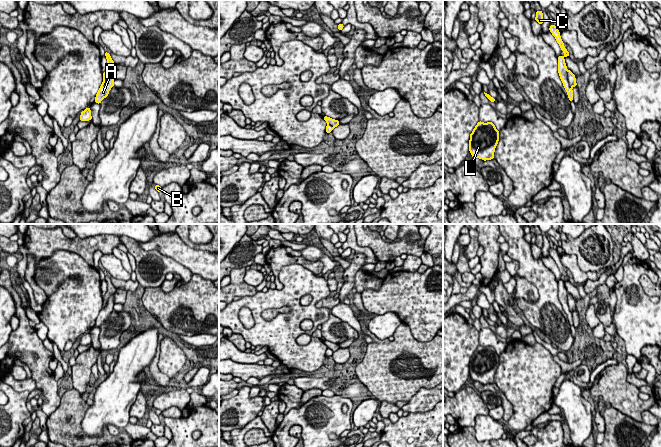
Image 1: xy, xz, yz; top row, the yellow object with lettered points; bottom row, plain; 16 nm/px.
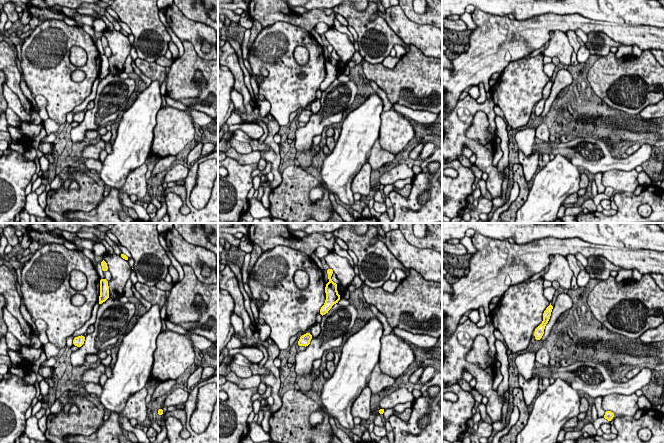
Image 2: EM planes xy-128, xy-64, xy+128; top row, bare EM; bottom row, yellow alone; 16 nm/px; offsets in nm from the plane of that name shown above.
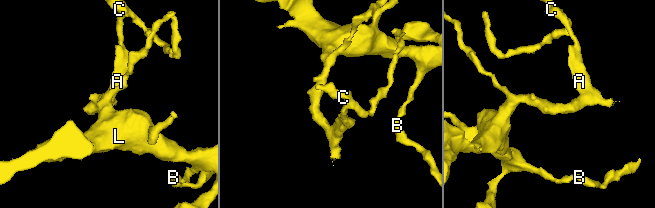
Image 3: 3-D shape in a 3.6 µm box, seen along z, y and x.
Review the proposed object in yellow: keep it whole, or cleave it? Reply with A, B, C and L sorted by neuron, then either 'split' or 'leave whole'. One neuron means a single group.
A B L / C; split

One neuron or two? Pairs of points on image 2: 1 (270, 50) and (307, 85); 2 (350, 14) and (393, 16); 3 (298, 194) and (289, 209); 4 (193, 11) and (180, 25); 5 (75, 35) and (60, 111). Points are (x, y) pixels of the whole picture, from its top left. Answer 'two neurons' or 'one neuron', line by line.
1: one neuron
2: two neurons
3: one neuron
4: two neurons
5: one neuron

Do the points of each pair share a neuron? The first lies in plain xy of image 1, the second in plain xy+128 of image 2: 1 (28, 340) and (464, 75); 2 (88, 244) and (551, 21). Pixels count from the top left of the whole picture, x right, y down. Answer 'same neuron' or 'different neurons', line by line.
1: different neurons
2: same neuron

